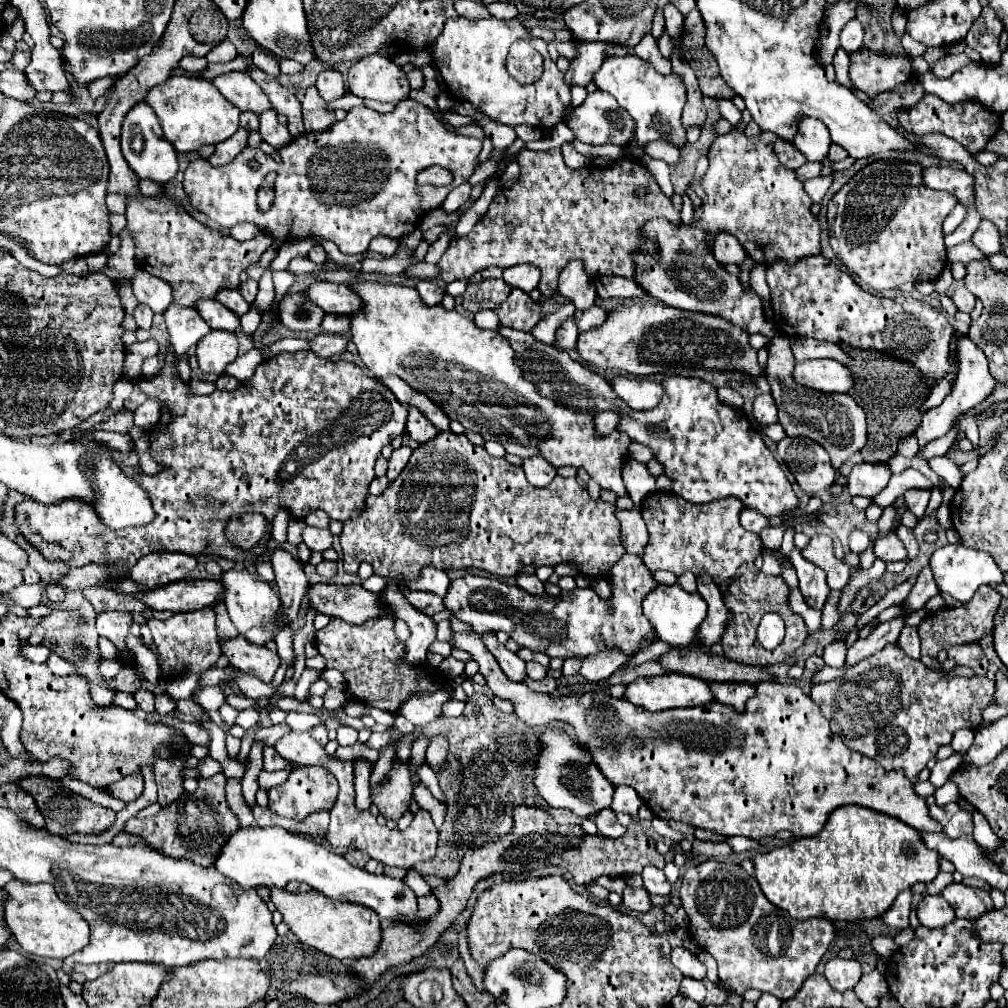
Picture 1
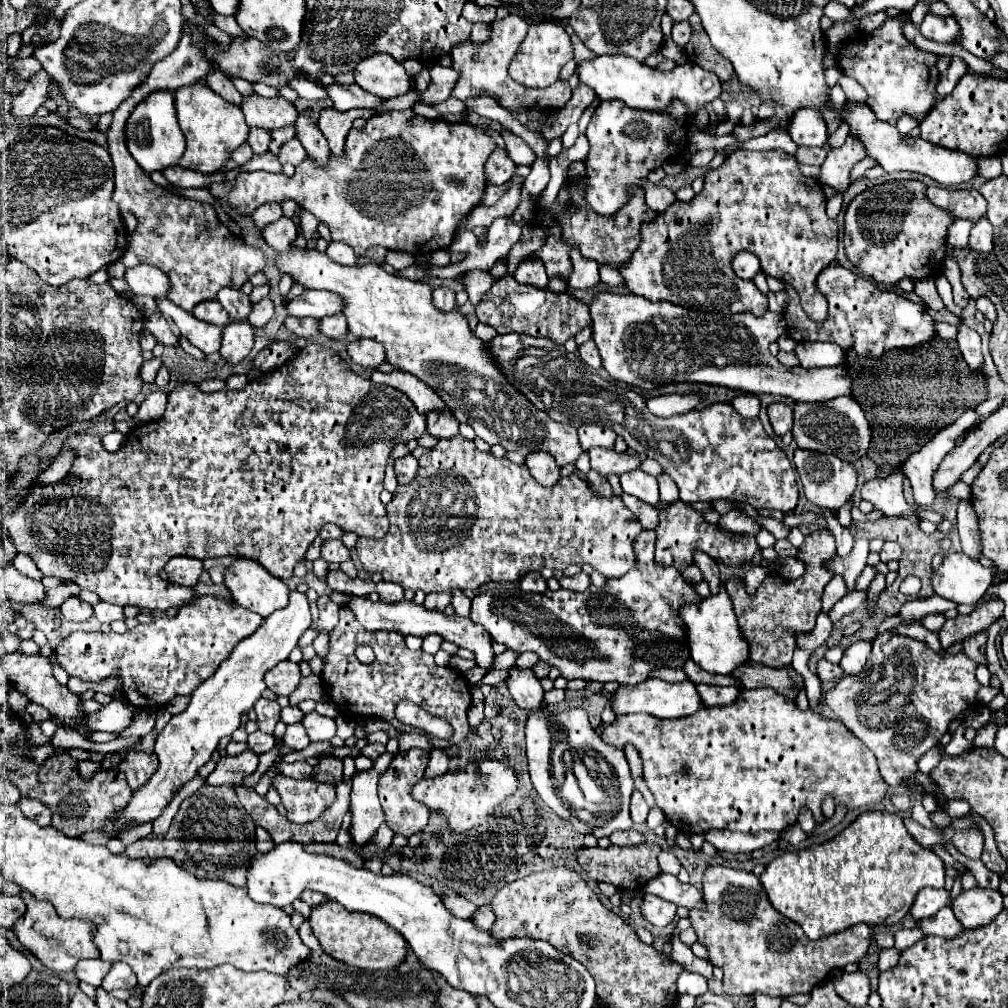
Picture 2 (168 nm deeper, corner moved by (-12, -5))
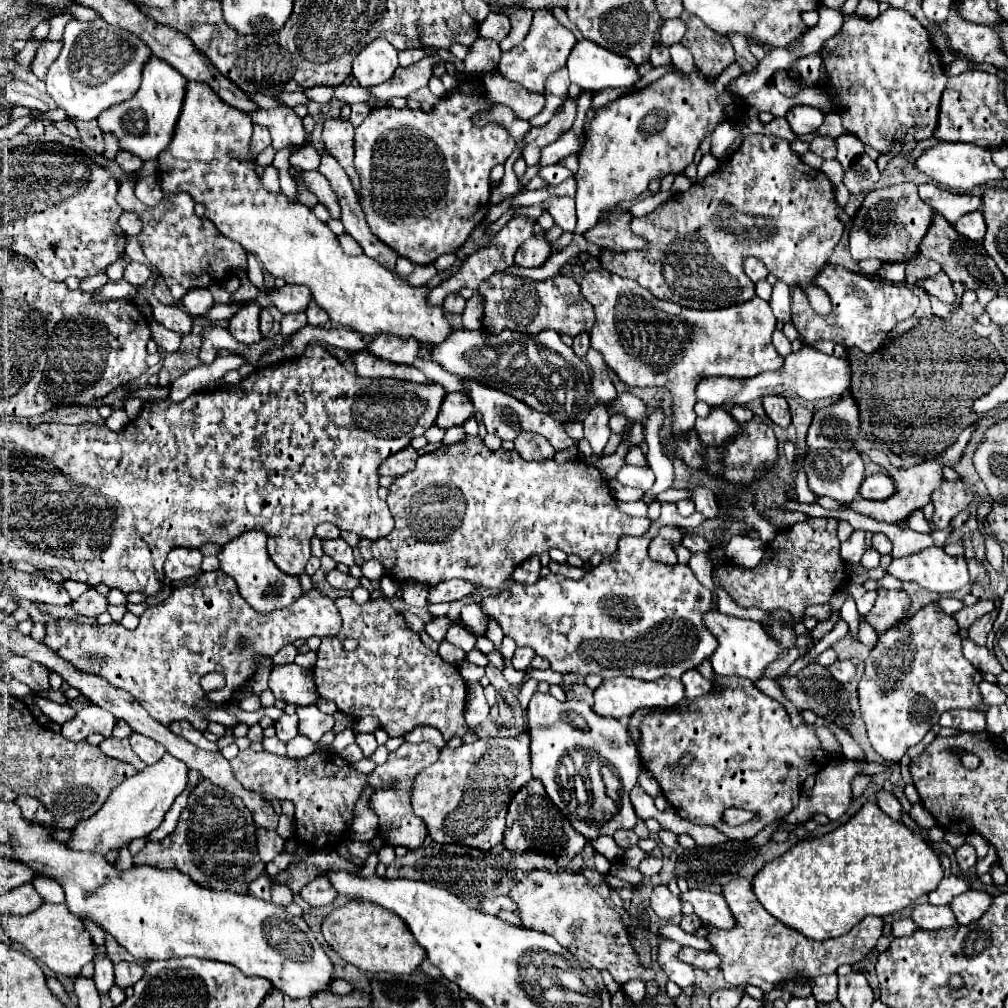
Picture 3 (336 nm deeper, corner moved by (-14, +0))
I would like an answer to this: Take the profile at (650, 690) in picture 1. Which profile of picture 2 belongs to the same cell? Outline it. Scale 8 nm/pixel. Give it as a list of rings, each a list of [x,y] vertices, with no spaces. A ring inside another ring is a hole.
[[[648,679],[644,683],[638,683],[634,687],[618,687],[614,697],[612,697],[612,711],[616,715],[626,715],[626,713],[648,713],[654,717],[664,717],[664,719],[678,719],[692,715],[700,709],[700,697],[698,691],[694,689],[692,681],[682,681],[682,683],[668,683],[662,679]]]

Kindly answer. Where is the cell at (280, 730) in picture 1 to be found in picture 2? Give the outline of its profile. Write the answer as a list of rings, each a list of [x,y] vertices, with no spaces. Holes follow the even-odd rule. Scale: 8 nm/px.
[[[256,731],[256,733],[250,733],[248,735],[248,747],[256,753],[256,755],[262,755],[266,751],[270,751],[274,747],[274,737],[272,735],[266,735],[262,731]]]

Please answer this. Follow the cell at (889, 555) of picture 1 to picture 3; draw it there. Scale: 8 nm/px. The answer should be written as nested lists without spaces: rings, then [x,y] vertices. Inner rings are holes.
[[[874,534],[872,536],[872,546],[880,552],[880,554],[890,554],[892,552],[892,542],[888,536],[884,534]]]

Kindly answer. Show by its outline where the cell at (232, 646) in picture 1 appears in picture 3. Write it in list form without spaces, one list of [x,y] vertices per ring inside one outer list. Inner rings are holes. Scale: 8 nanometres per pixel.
[[[278,664],[270,672],[270,690],[278,700],[286,700],[288,704],[308,706],[318,702],[316,684],[312,680],[312,672],[300,668],[298,664]]]

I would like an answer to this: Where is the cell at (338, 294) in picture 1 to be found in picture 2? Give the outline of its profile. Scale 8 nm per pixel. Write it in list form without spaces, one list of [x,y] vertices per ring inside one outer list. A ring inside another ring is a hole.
[[[304,291],[300,297],[286,303],[286,311],[292,317],[314,317],[338,315],[338,297],[326,291]]]

